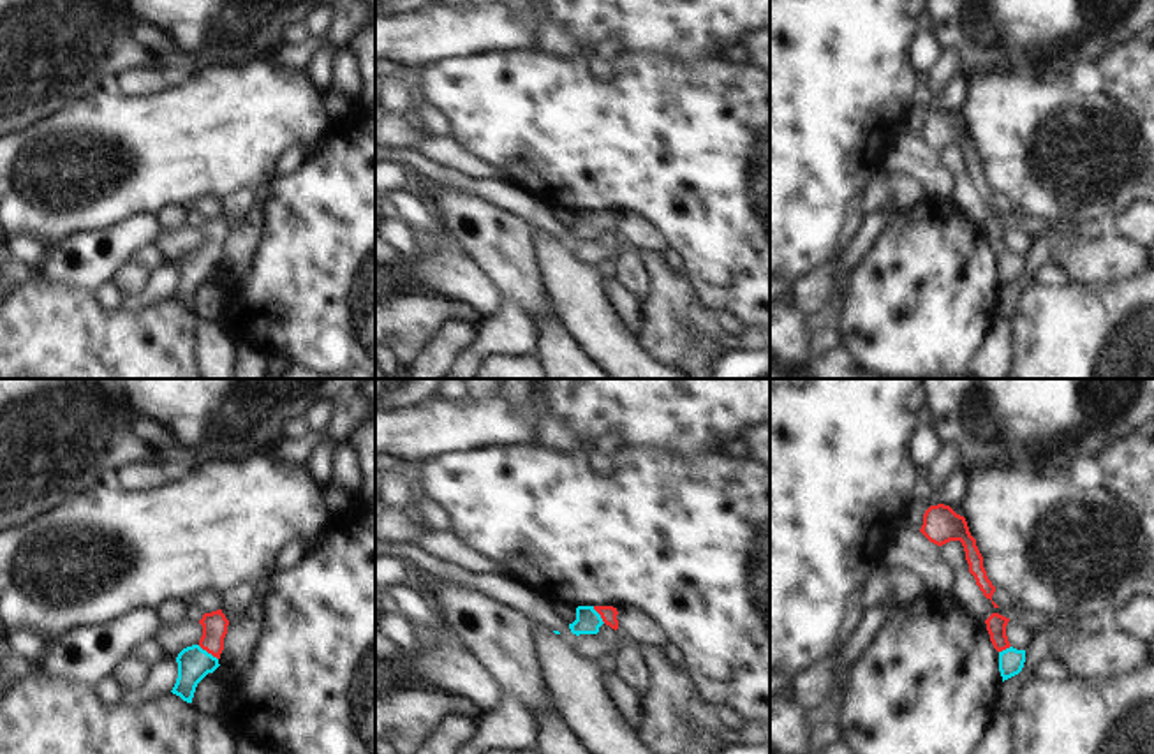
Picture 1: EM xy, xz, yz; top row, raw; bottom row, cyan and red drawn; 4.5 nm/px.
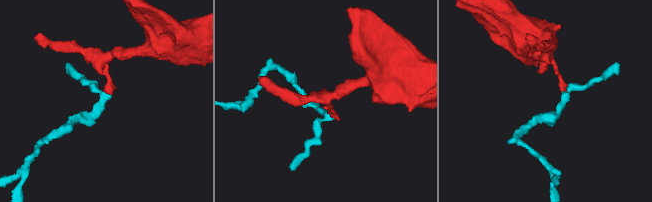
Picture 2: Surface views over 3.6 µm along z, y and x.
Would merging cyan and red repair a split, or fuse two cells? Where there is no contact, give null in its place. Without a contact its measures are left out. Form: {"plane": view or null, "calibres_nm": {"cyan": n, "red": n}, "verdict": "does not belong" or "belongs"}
{"plane": "xy", "calibres_nm": {"cyan": 150, "red": 110}, "verdict": "belongs"}

